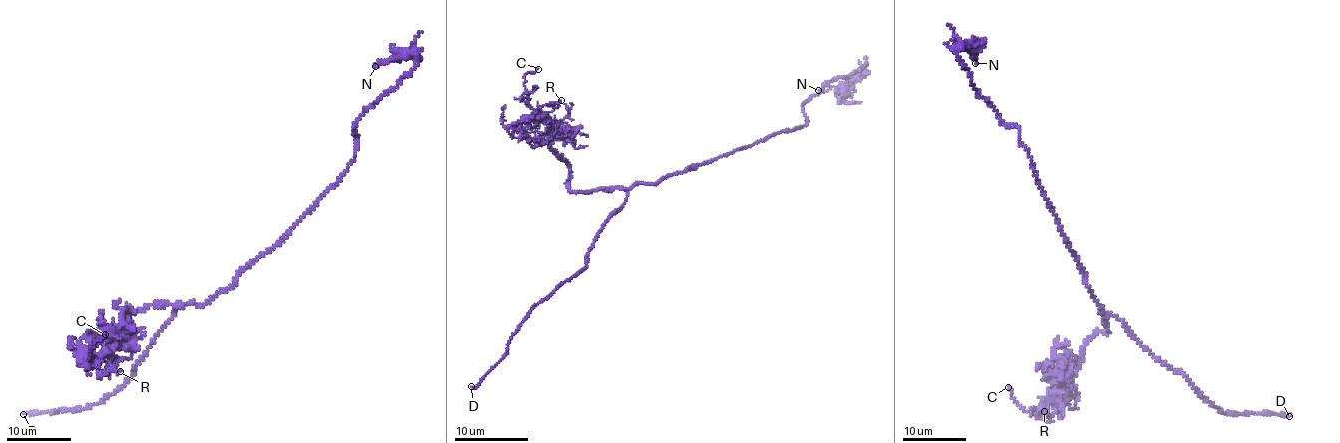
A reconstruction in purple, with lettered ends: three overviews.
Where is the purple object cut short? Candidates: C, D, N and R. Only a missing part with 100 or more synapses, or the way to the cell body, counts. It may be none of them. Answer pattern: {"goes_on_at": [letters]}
{"goes_on_at": ["D"]}

